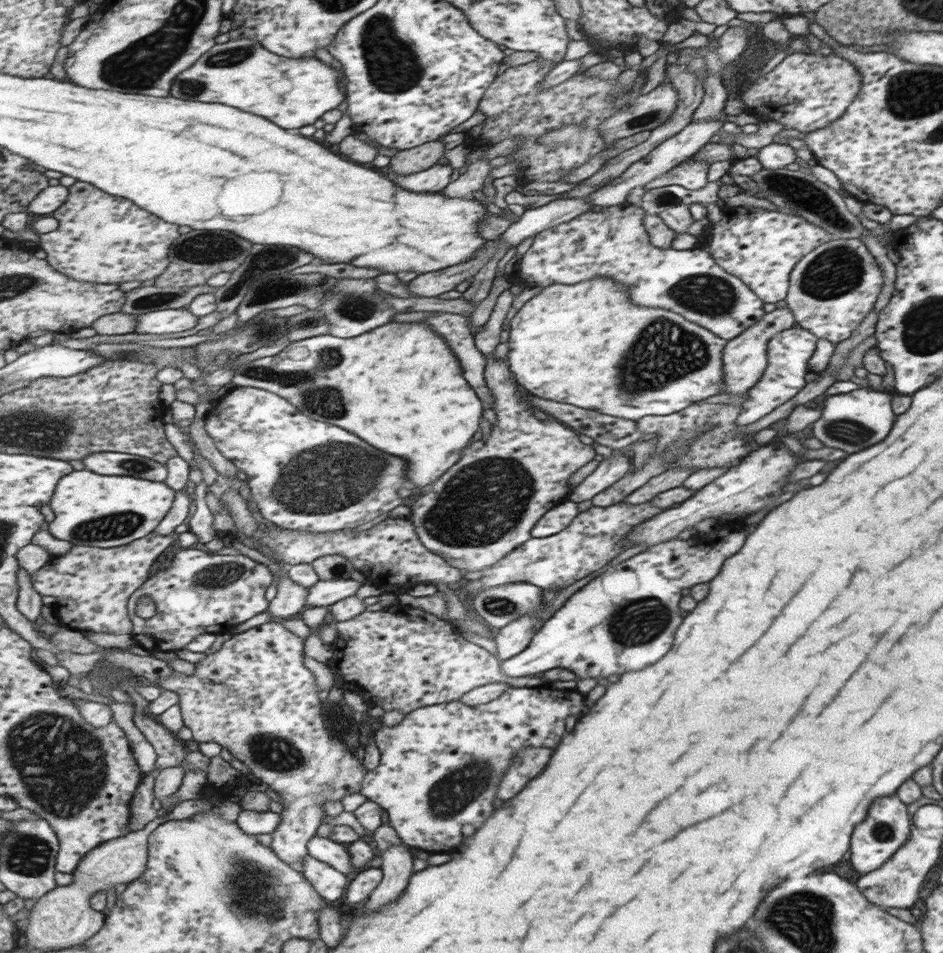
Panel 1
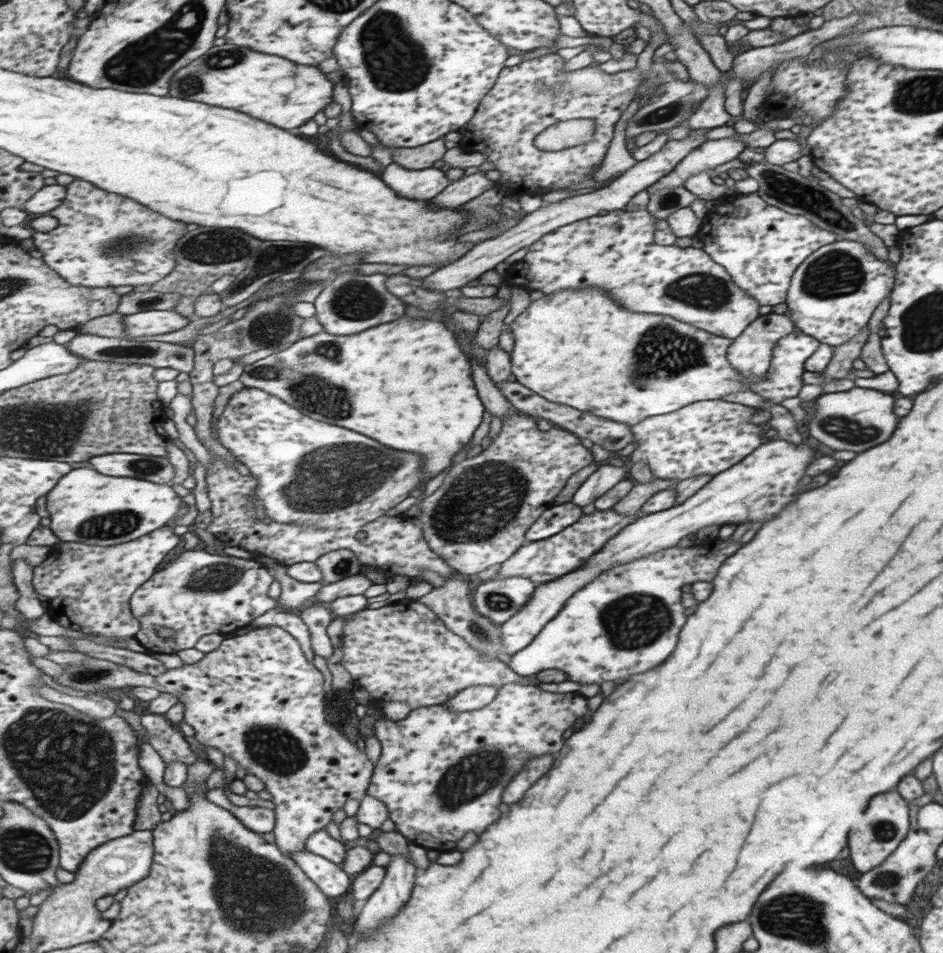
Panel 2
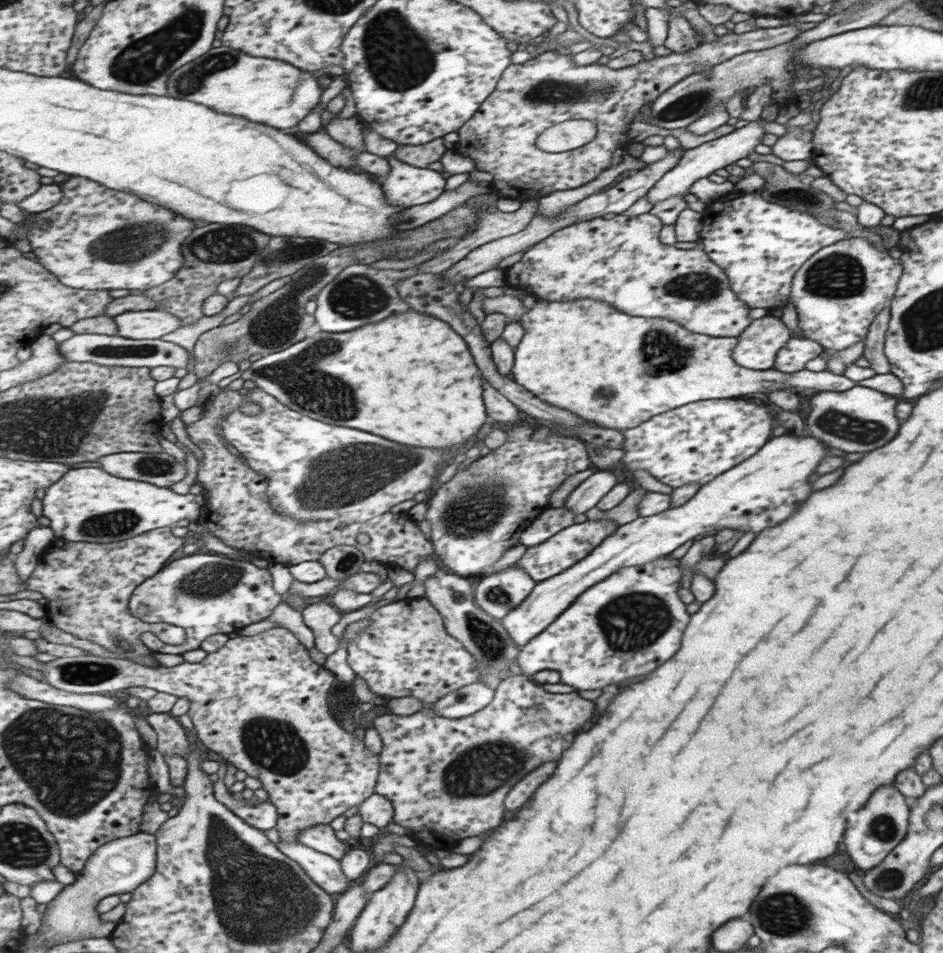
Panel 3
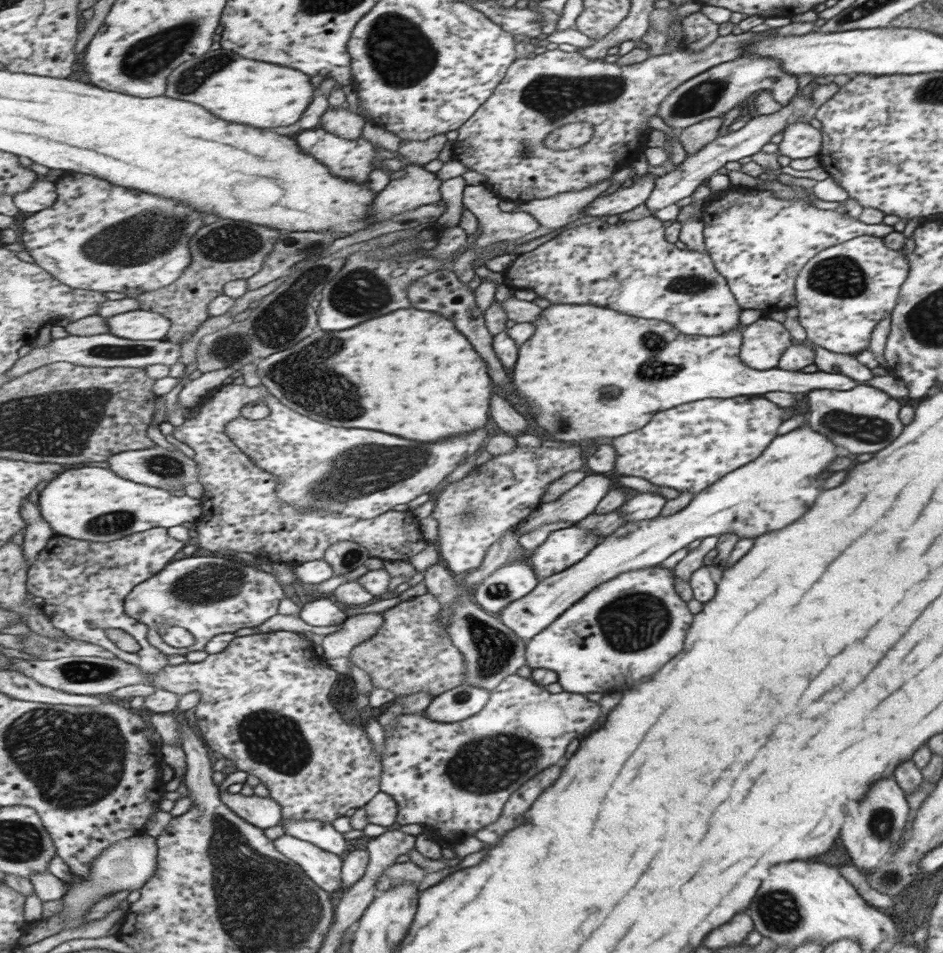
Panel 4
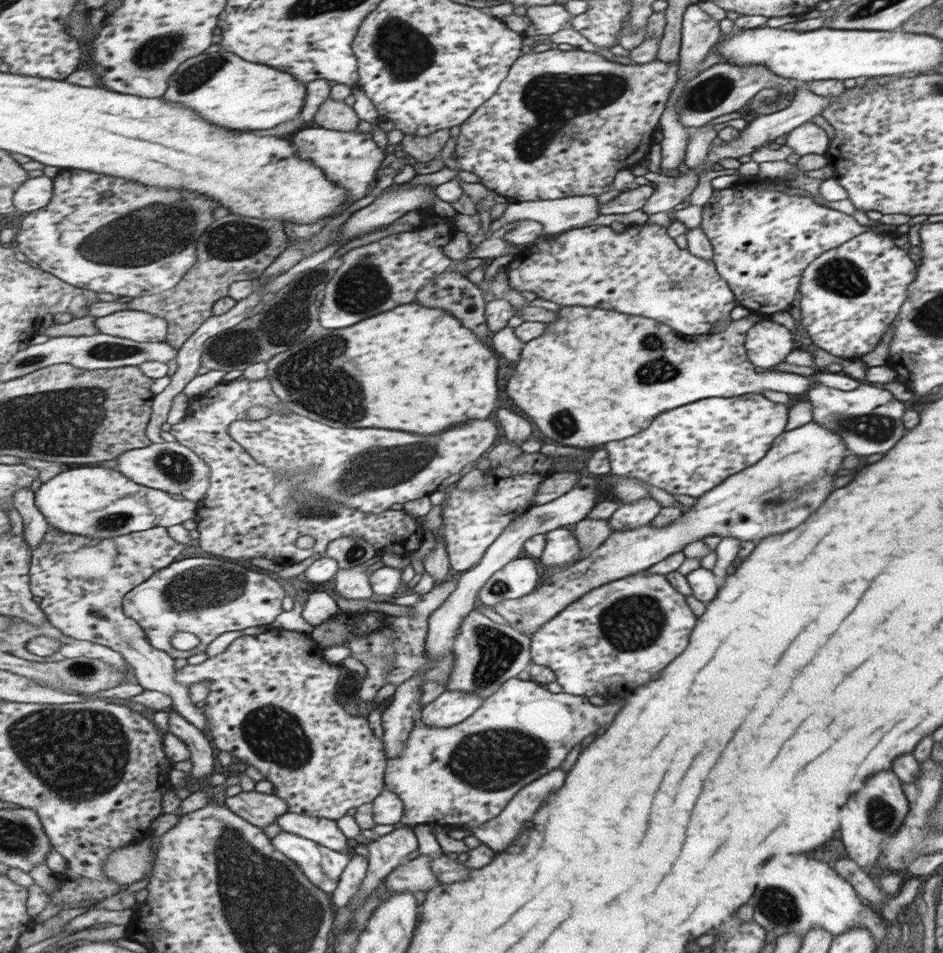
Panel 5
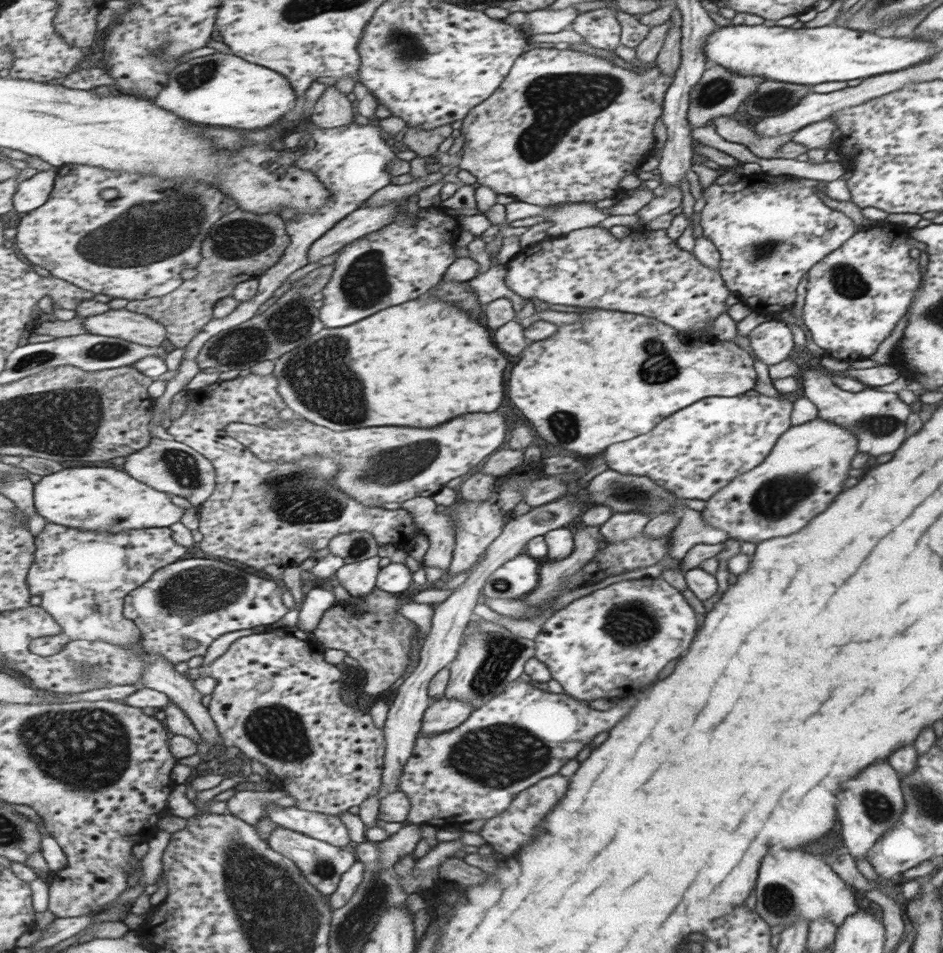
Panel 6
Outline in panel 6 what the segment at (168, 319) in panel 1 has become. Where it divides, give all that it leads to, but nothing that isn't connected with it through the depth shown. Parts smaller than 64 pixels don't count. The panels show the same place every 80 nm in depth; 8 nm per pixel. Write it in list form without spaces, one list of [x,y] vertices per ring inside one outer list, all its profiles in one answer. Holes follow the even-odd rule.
[[[127,308],[88,316],[84,320],[84,327],[91,334],[147,346],[161,346],[168,339],[167,326],[147,314],[130,312]]]

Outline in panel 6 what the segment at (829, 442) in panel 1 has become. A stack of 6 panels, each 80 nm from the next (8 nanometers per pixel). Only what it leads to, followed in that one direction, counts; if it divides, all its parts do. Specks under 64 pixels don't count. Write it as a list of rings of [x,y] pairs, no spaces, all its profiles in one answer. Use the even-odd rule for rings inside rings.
[[[814,367],[799,372],[801,394],[809,402],[812,402],[817,409],[817,418],[827,420],[833,424],[839,424],[853,433],[859,440],[857,450],[865,452],[869,456],[881,456],[895,452],[905,436],[905,418],[911,412],[908,404],[905,404],[895,393],[879,392],[873,387],[866,386],[859,392],[847,392],[833,384],[831,374],[839,374],[841,377],[848,377],[853,380],[863,380],[865,374],[863,369],[848,369],[843,372],[832,373],[825,368]]]

